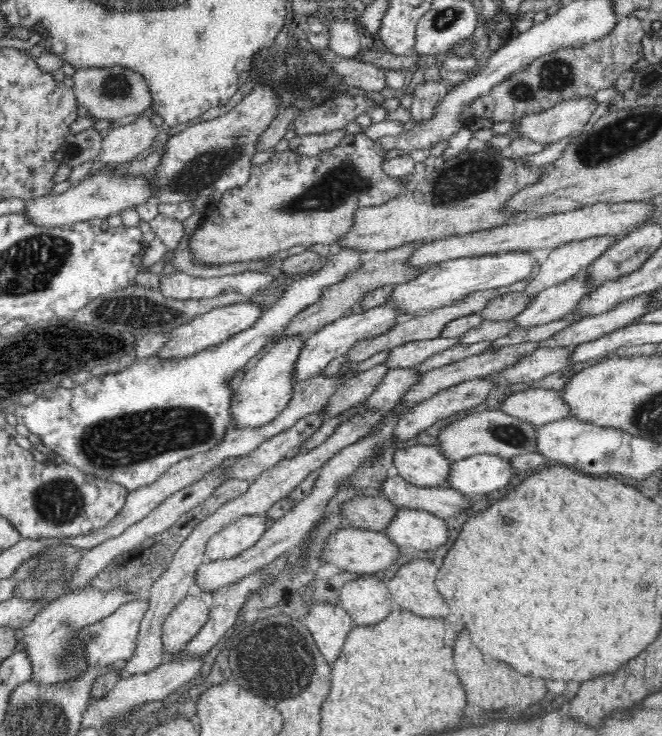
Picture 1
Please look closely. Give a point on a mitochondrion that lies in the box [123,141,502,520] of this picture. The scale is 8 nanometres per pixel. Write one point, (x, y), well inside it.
(340, 184)

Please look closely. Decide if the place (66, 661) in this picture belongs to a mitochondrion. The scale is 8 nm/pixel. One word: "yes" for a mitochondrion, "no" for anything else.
yes

